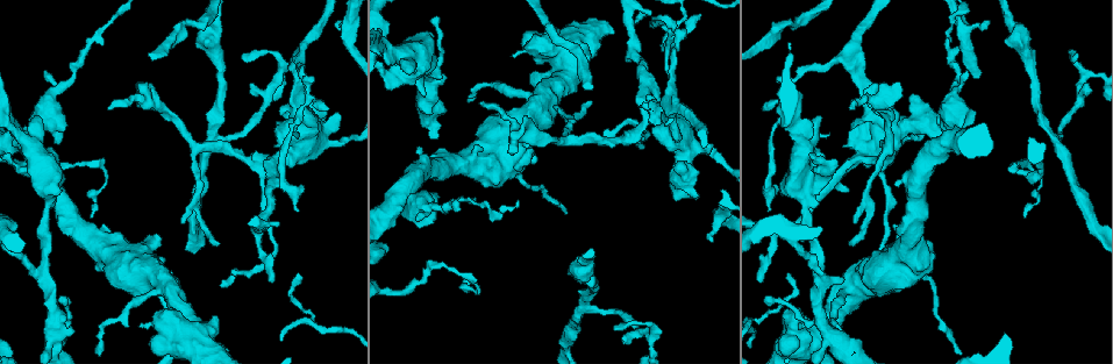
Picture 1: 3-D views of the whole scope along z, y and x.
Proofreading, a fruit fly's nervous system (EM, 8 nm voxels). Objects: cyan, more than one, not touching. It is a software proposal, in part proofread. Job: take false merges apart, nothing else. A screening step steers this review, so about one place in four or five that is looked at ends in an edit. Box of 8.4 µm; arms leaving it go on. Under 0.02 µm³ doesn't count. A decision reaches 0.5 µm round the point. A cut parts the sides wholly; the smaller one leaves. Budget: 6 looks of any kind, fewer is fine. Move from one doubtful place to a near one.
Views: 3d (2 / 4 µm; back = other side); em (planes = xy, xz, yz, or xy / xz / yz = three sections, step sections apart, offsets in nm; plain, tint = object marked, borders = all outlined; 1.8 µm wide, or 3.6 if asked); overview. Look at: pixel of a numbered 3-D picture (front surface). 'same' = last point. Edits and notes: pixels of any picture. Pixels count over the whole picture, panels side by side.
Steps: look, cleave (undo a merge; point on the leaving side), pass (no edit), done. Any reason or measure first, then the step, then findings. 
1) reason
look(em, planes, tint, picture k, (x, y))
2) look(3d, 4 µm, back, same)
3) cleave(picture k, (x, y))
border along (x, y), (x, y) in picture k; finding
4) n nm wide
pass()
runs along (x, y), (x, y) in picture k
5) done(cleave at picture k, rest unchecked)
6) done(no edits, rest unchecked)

thick turns thin
look(em, 3.6 µm, planes, borders, picture 1, (679, 144))

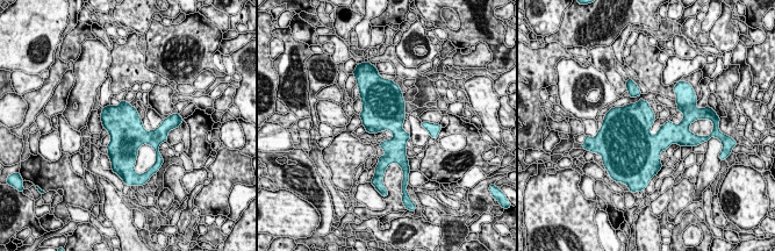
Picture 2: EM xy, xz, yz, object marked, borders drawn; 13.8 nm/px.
pass()
all the same neuron

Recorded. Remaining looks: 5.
look(em, planes, tint, picture 1, (306, 89))

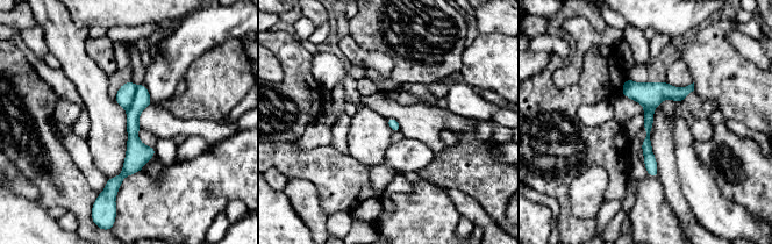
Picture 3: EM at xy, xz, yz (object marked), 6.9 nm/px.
cleave(picture 3, (142, 99))
border along (136, 87), (133, 102), (127, 109) in picture 3; a second neuron is stuck on

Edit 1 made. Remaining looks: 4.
see it whole again
look(overview)

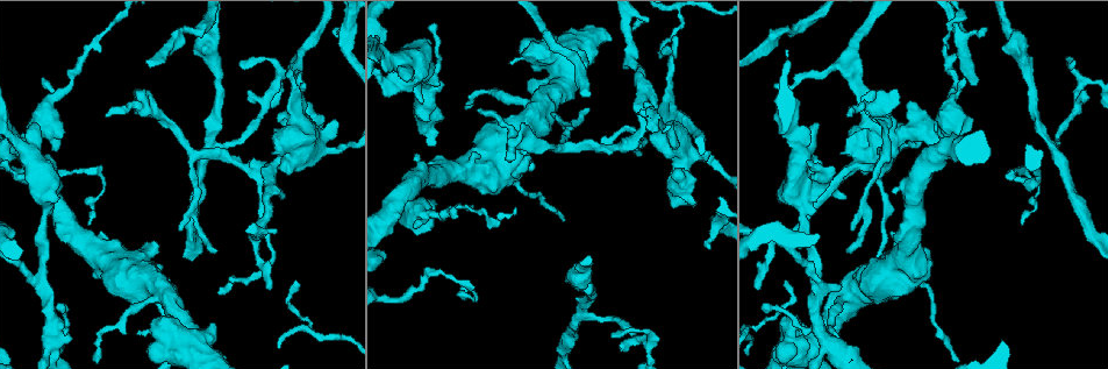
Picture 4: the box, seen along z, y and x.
sharp bend
look(3d, 2 µm, picture 4, (142, 112))

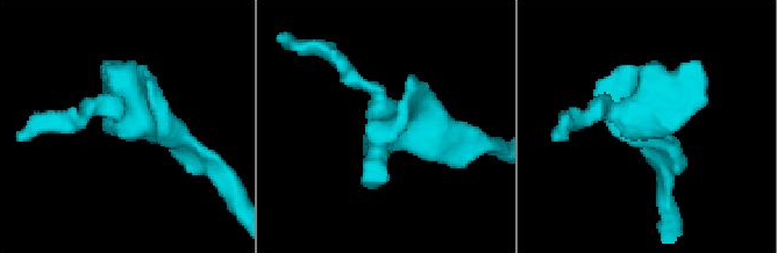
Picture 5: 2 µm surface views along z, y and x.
look(em, yz, step 4, tint, picture 5, (635, 118))

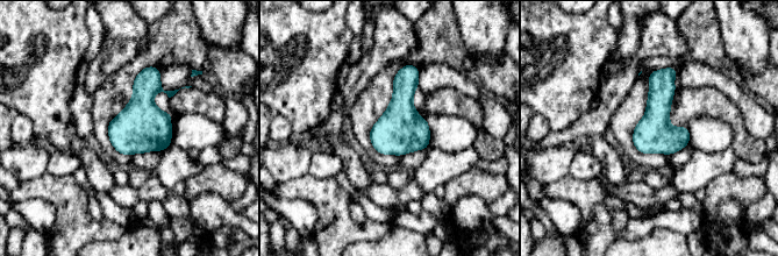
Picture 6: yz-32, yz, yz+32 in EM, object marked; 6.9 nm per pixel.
cut it another way
look(em, planes, tint, same)

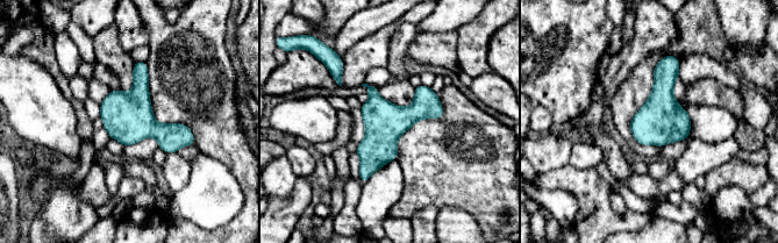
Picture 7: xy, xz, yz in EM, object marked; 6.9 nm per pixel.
280 nm wide
pass()
all the same neuron

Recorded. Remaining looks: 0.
done(cleave at picture 3, rest unchecked)

